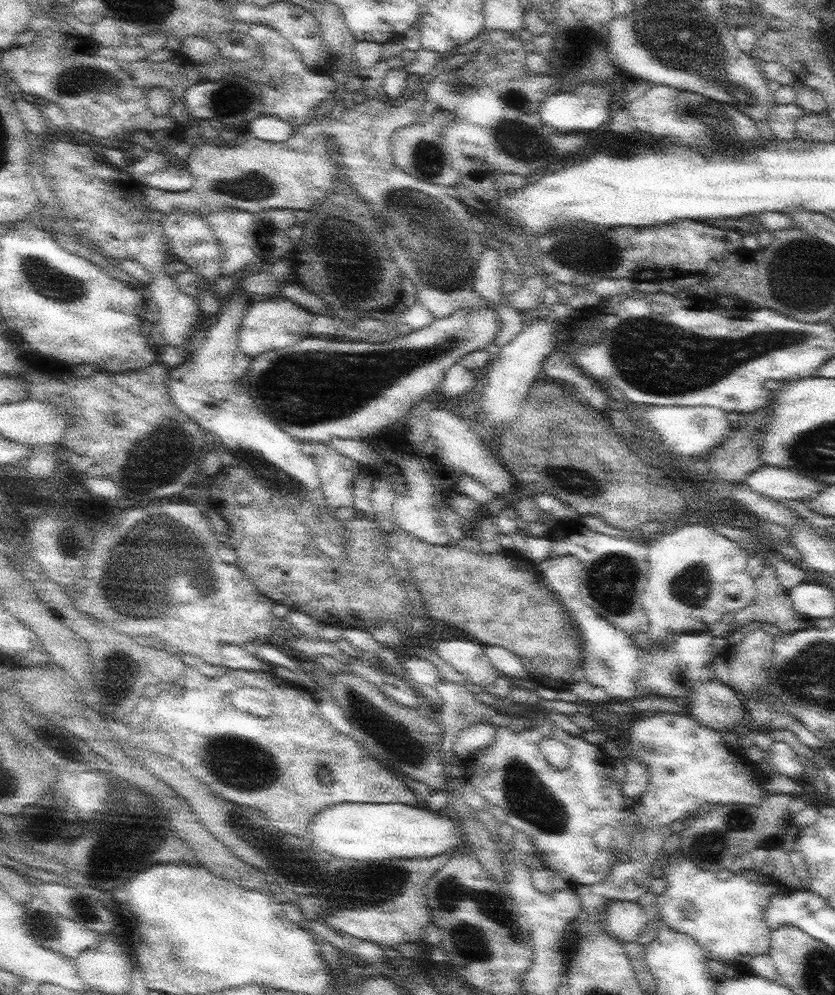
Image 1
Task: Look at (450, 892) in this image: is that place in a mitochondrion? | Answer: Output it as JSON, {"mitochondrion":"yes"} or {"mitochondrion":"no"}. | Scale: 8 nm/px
{"mitochondrion":"yes"}

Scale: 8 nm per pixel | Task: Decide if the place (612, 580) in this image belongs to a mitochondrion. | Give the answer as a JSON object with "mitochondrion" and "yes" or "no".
{"mitochondrion":"yes"}

